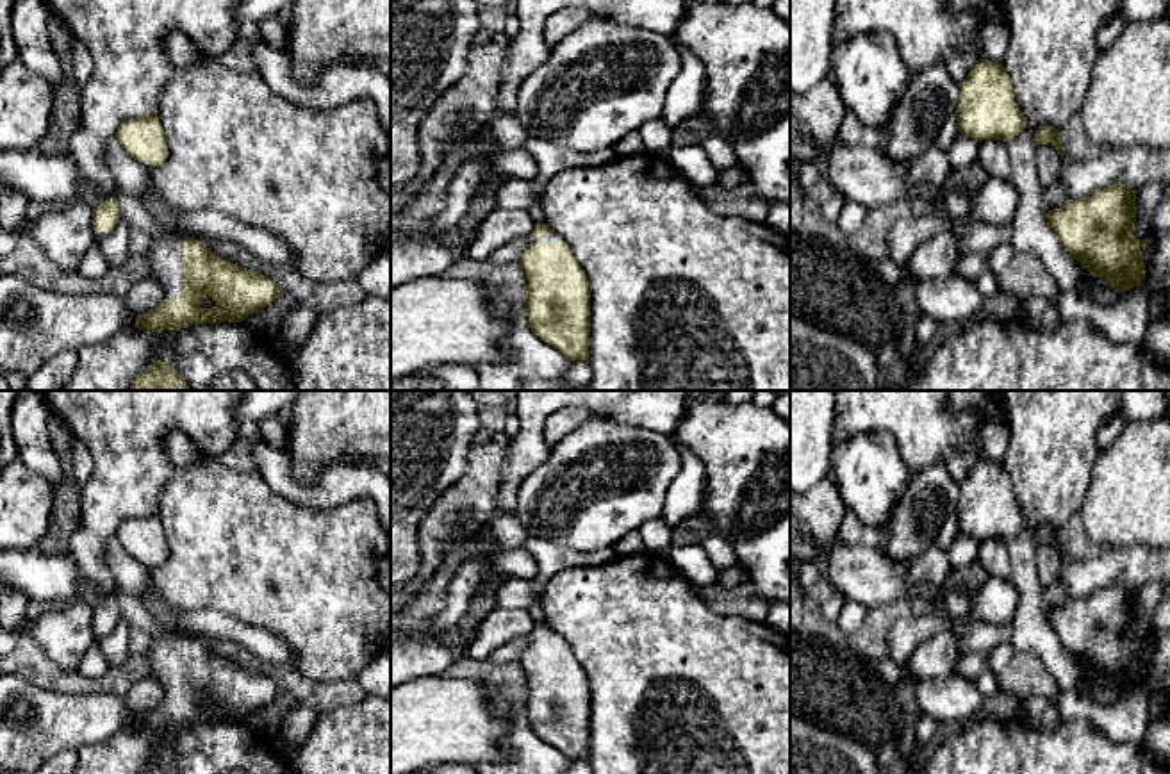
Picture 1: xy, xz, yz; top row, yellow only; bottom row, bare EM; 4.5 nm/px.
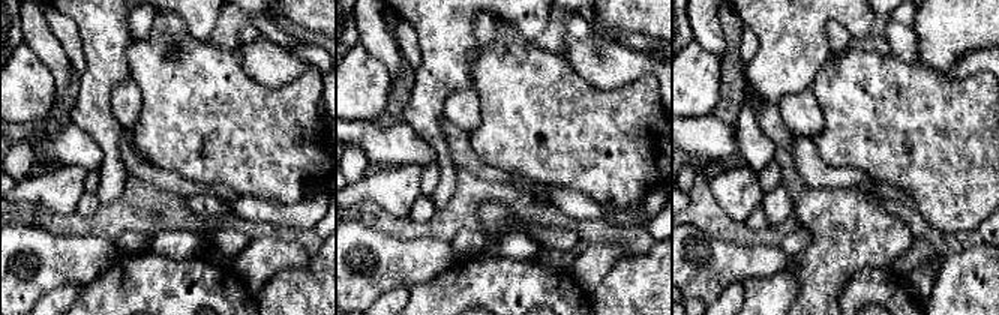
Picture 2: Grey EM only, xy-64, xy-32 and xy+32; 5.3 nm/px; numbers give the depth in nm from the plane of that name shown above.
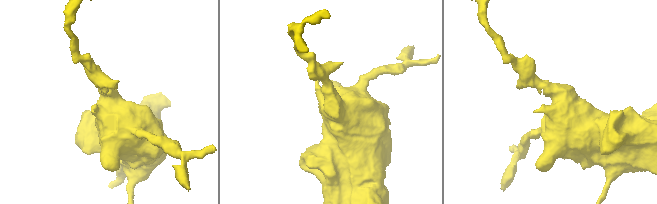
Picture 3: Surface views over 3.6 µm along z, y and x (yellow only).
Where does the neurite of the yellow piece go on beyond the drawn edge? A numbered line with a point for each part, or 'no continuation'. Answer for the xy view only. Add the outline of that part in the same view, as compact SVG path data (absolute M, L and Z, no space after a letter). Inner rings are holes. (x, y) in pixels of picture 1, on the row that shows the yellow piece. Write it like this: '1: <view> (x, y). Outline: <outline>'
1: xy (166, 257). Outline: M162 237L150 250L148 262L152 278L166 291L164 298L184 296L184 239Z

